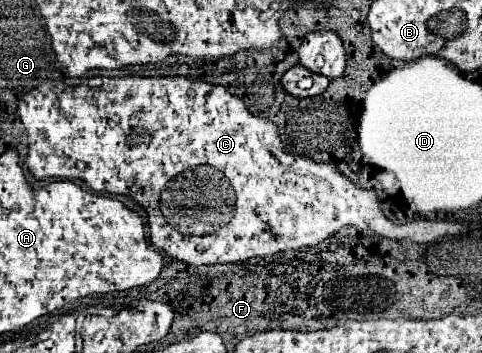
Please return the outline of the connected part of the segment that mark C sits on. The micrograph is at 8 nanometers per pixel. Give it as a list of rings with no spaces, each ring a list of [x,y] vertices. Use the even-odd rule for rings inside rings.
[[[123,77],[105,79],[101,87],[69,87],[61,81],[51,81],[35,87],[21,99],[19,117],[29,137],[25,165],[35,181],[51,177],[81,179],[95,193],[131,197],[147,213],[153,247],[187,265],[239,263],[249,257],[319,245],[345,225],[355,225],[365,235],[377,233],[379,237],[411,239],[415,243],[429,243],[447,233],[465,231],[463,225],[447,221],[391,223],[383,215],[375,191],[357,189],[333,163],[317,165],[313,159],[295,154],[295,161],[285,169],[267,151],[284,148],[275,123],[251,115],[245,103],[227,93],[225,87],[203,83],[201,79]],[[77,163],[85,163],[85,169]]]

